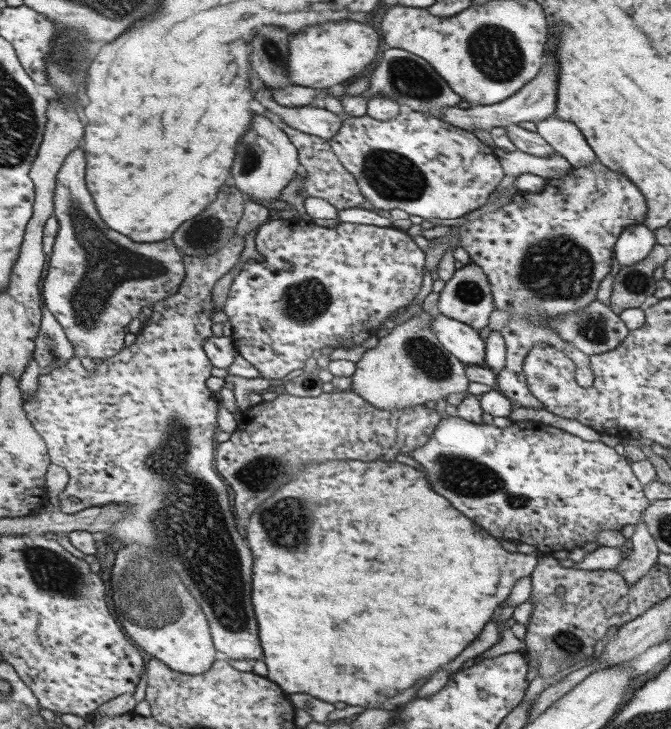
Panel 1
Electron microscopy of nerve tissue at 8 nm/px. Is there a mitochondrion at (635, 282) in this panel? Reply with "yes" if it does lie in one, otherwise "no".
yes

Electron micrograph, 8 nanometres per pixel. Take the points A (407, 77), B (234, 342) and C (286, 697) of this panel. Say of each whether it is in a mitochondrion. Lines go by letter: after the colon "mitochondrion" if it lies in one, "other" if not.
A: mitochondrion
B: other
C: other

